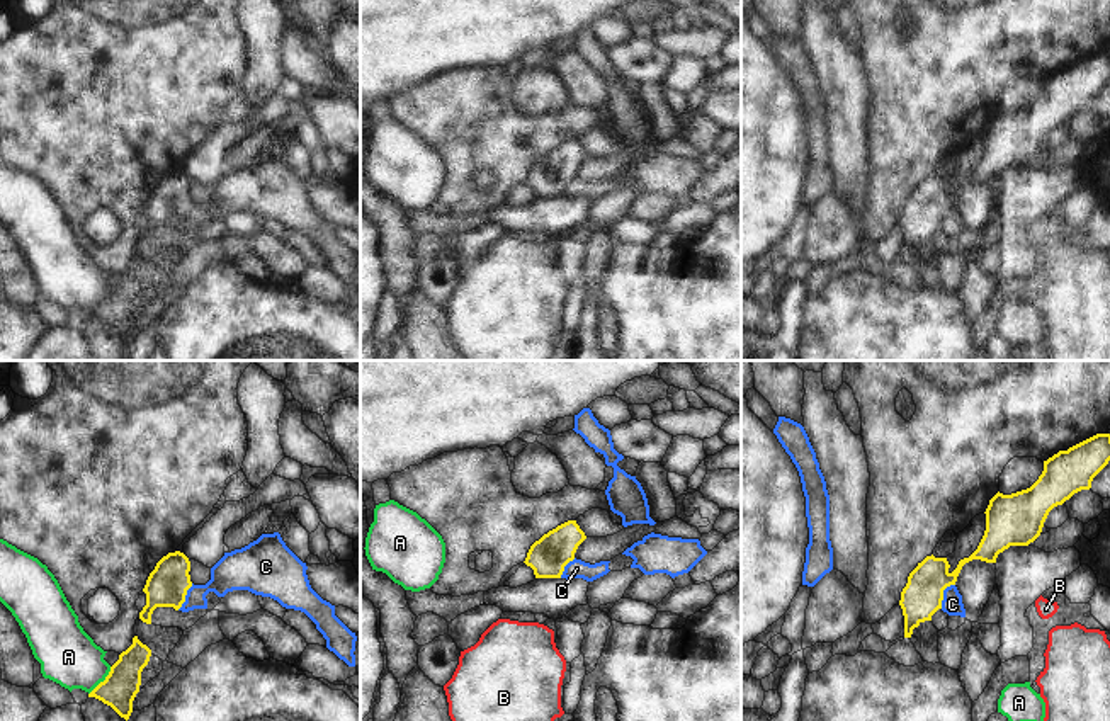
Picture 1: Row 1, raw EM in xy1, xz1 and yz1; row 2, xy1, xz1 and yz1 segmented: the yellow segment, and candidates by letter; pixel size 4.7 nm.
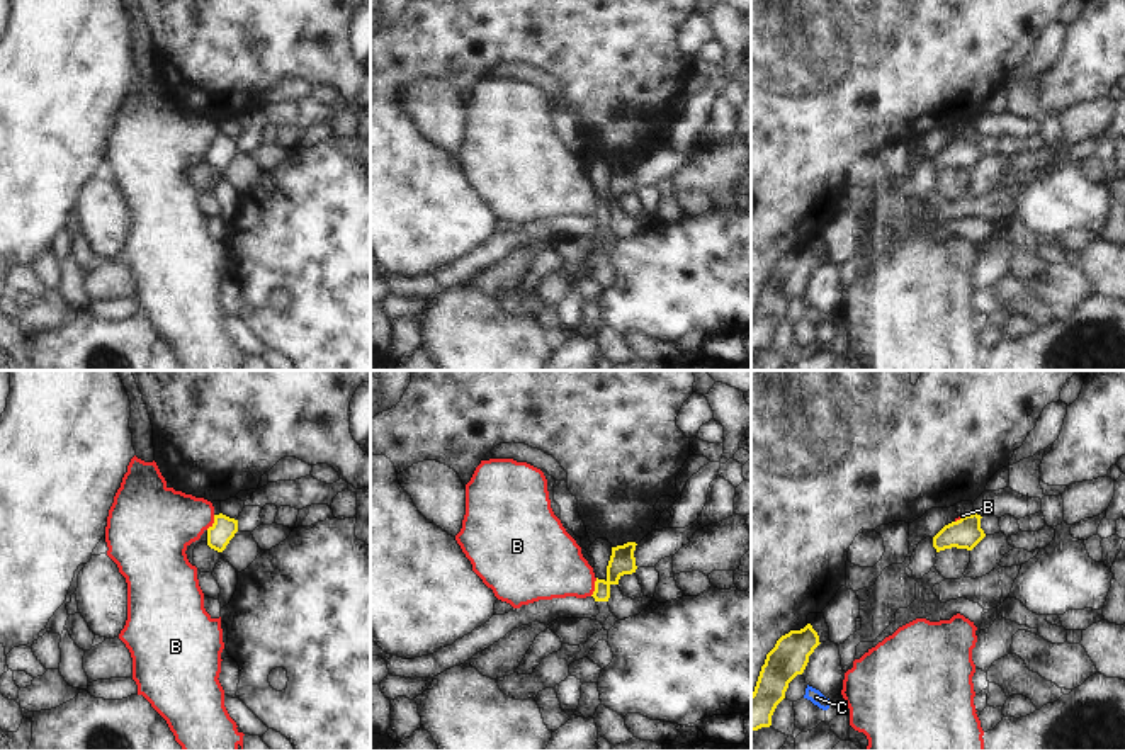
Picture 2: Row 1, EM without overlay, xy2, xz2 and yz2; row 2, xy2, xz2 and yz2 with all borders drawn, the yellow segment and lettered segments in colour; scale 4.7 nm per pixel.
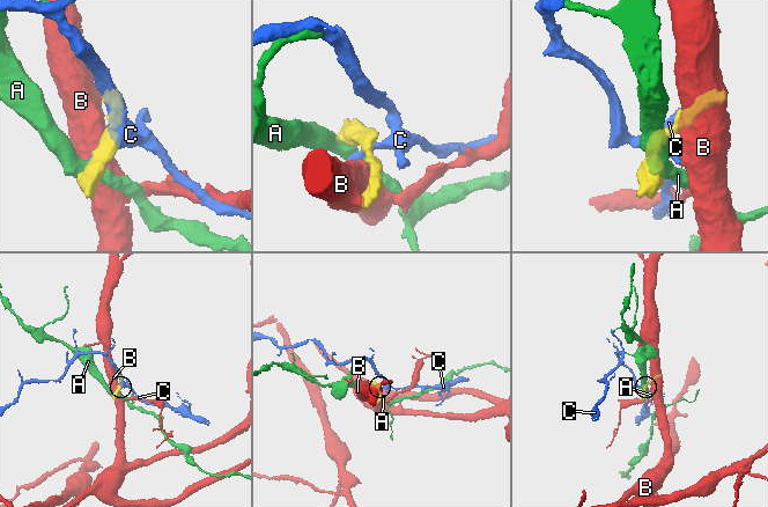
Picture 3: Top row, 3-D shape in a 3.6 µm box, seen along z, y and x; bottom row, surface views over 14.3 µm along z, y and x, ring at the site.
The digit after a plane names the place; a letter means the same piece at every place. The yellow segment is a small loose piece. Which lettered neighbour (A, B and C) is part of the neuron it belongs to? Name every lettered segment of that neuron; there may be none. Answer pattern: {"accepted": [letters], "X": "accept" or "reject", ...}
{"accepted": [], "A": "reject", "B": "reject", "C": "reject"}

